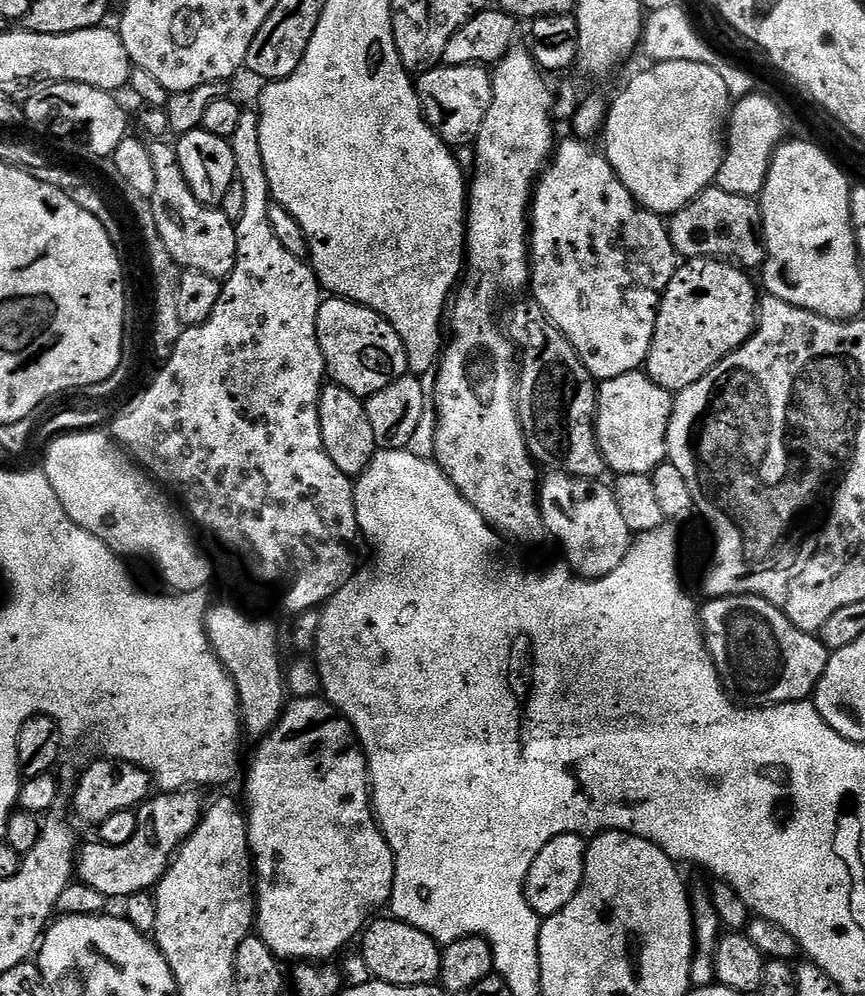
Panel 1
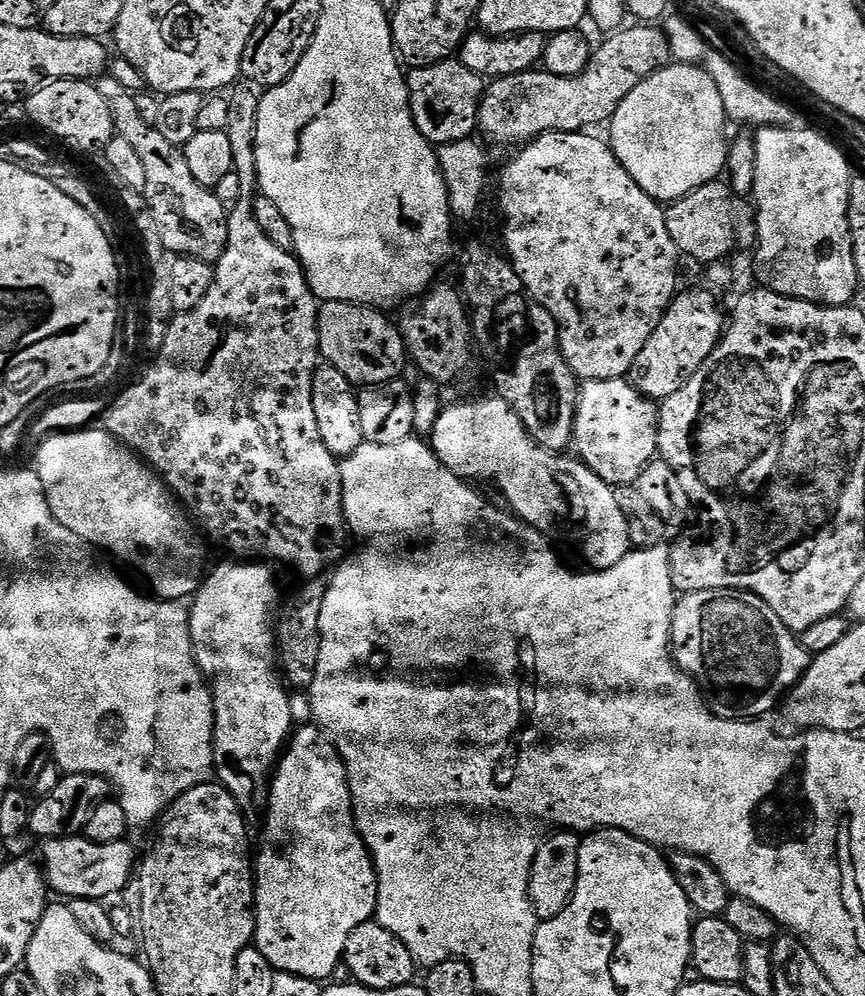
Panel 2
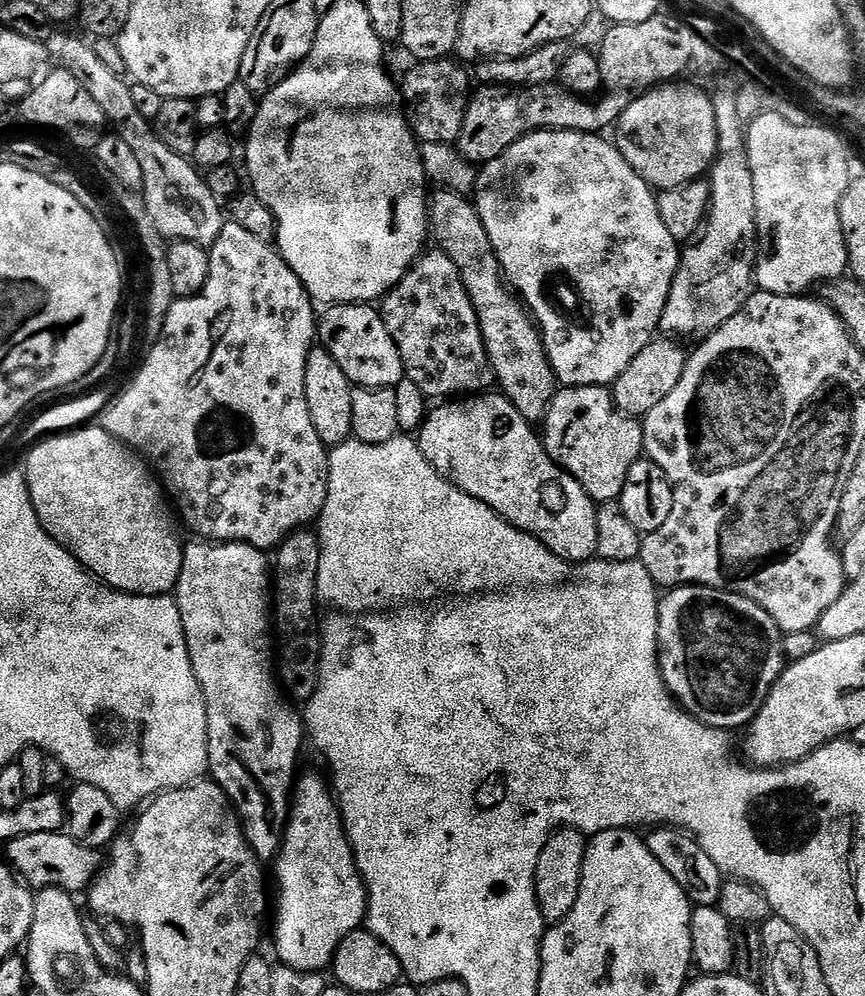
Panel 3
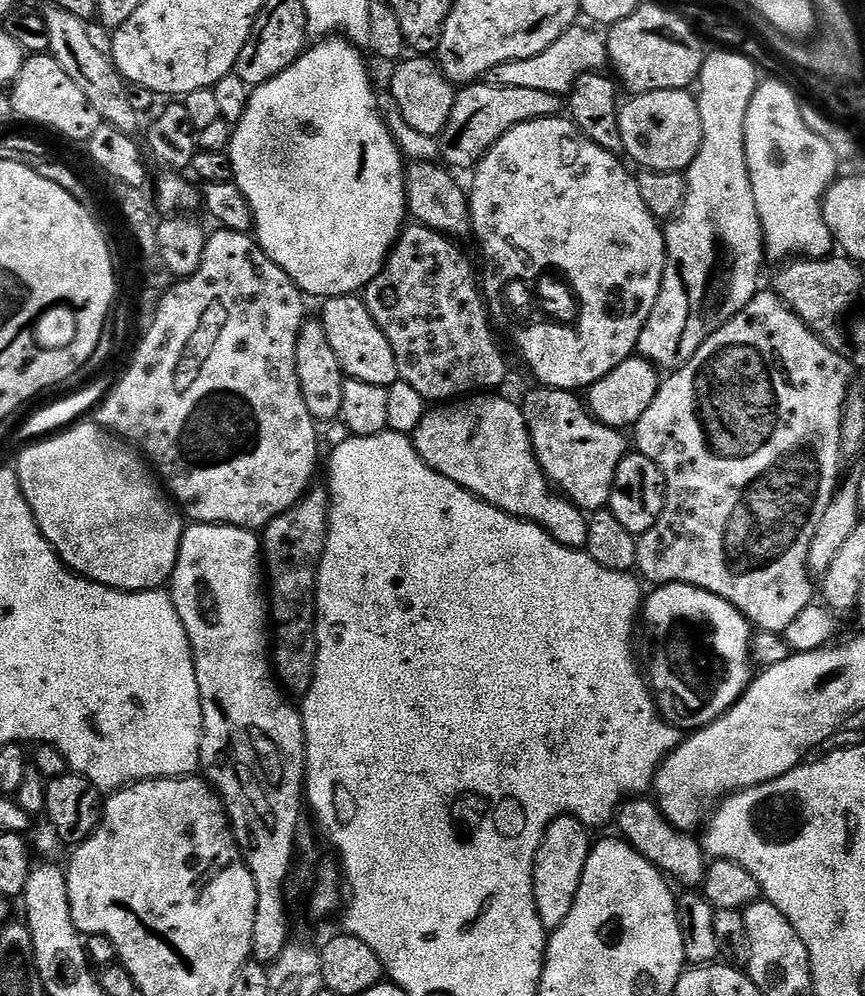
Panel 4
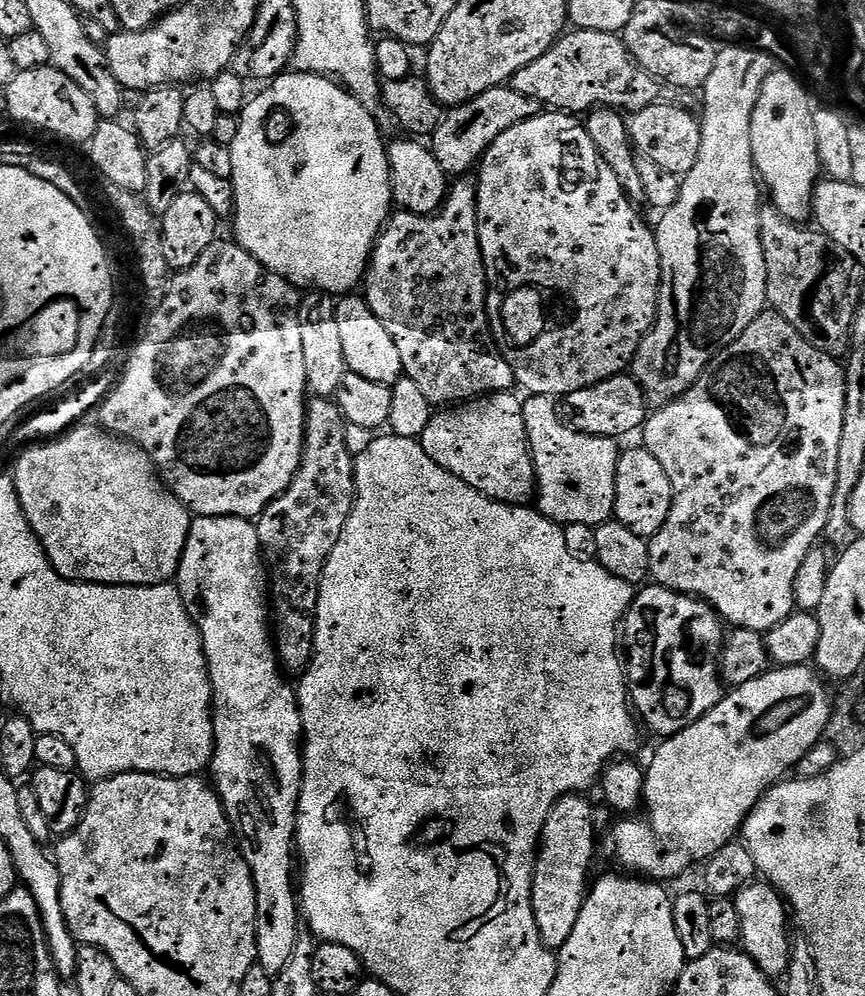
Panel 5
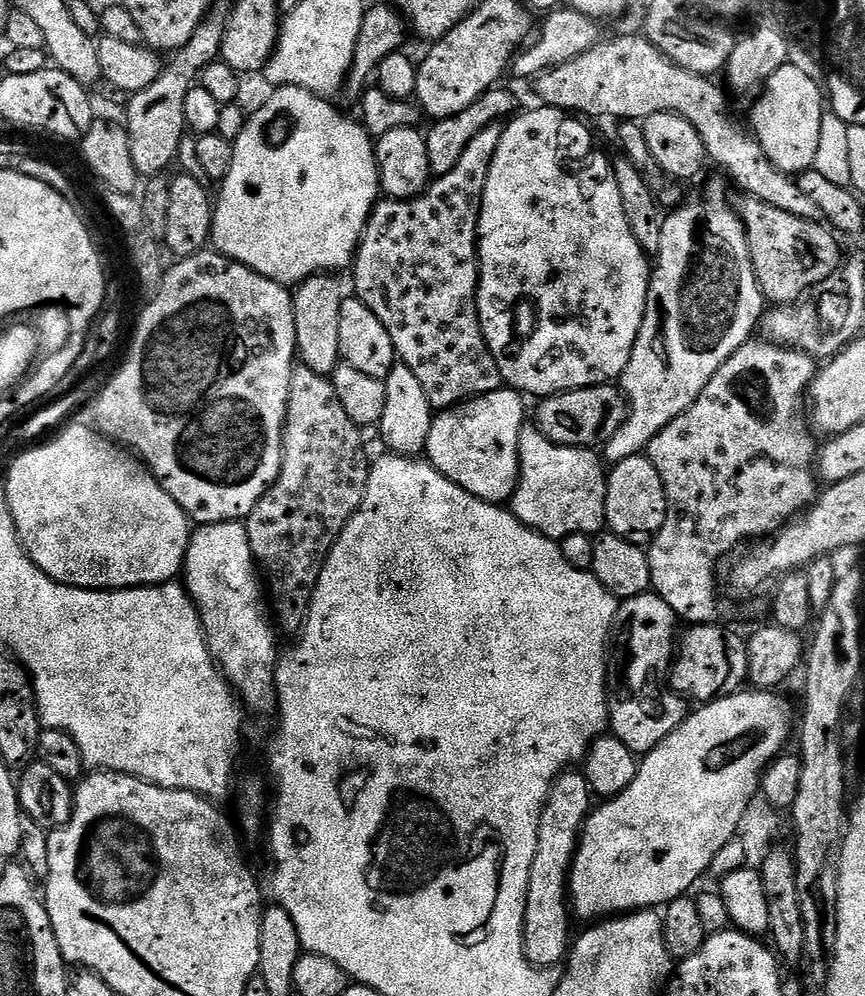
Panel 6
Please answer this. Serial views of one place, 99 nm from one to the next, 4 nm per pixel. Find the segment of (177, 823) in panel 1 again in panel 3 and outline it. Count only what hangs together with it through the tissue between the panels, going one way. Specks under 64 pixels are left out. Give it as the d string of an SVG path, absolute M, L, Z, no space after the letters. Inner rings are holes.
M63 831L50 834L26 834L7 841L8 860L13 872L33 889L62 888L69 894L83 893L102 867L102 856L95 848L82 846Z

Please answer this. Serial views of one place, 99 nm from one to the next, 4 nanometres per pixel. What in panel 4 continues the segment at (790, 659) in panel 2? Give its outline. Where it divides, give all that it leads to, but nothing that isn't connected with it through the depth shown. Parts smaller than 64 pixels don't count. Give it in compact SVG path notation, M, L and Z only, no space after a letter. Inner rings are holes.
M666 584L655 591L642 604L652 647L650 688L663 719L680 730L699 730L724 715L753 679L748 651L754 648L754 628L730 601L704 588Z

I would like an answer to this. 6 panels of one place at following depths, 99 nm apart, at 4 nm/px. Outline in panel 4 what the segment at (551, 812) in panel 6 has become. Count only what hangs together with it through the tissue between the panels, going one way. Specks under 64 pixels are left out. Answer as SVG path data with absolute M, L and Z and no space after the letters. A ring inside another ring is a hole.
M567 814L557 816L544 831L544 838L536 852L536 860L532 863L531 888L536 895L536 913L540 915L545 929L555 930L564 925L576 902L588 853L594 843L593 837L588 837L587 831L589 832L589 829L583 820Z

